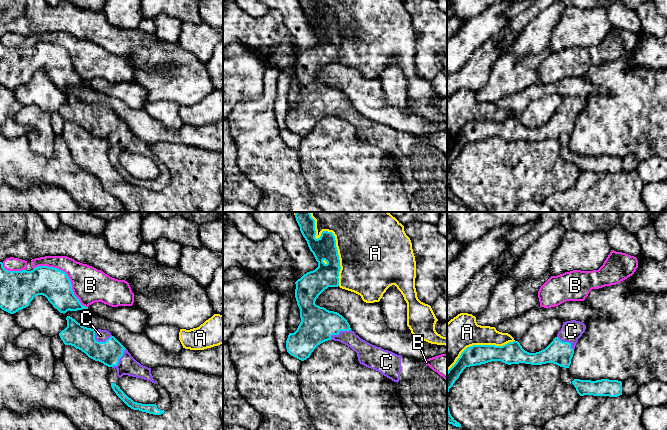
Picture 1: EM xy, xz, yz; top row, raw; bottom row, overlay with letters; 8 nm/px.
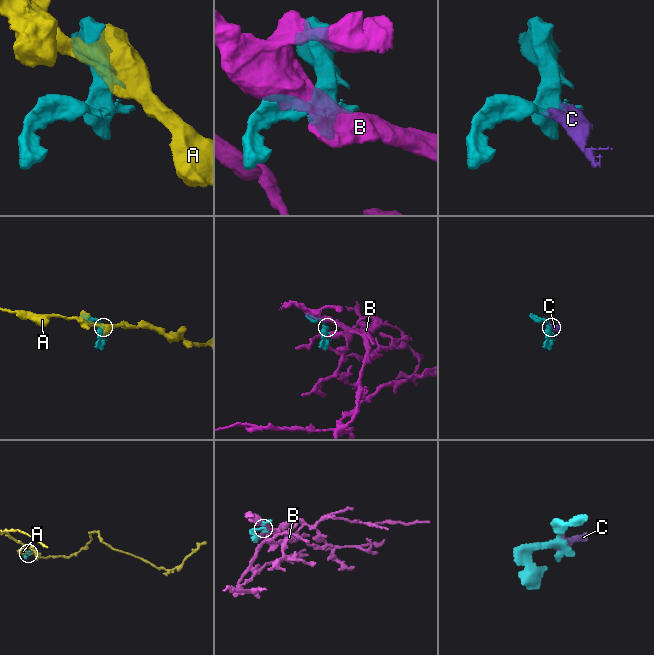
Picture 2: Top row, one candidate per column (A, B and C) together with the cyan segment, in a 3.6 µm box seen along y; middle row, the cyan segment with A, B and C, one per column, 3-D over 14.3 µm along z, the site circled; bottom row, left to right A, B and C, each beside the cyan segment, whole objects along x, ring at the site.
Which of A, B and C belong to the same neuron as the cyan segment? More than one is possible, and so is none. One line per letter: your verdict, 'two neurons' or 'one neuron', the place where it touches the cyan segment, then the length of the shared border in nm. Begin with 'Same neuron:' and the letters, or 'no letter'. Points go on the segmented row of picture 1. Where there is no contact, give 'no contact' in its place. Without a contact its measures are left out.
Same neuron: C
A: two neurons | xz (334, 238) | 650 nm
B: two neurons | xy (66, 275) | 550 nm
C: one neuron | xy (99, 342) | 150 nm

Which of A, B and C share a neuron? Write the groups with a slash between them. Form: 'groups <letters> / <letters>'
groups A / B / C

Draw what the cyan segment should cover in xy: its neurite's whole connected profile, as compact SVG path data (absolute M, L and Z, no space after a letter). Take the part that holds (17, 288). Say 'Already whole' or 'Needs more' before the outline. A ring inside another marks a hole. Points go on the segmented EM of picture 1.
Already whole. M0 262L0 308L10 314L29 306L38 295L45 296L60 313L88 309L74 295L72 284L67 274L57 268L38 266L31 271L8 271Z

